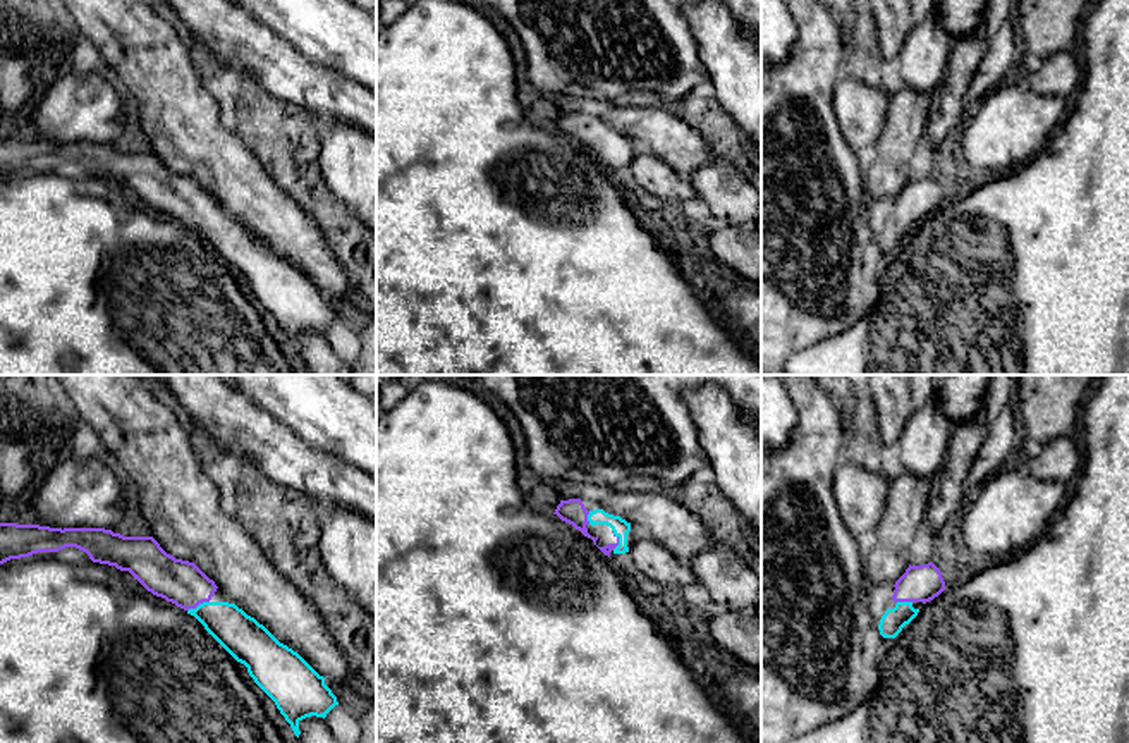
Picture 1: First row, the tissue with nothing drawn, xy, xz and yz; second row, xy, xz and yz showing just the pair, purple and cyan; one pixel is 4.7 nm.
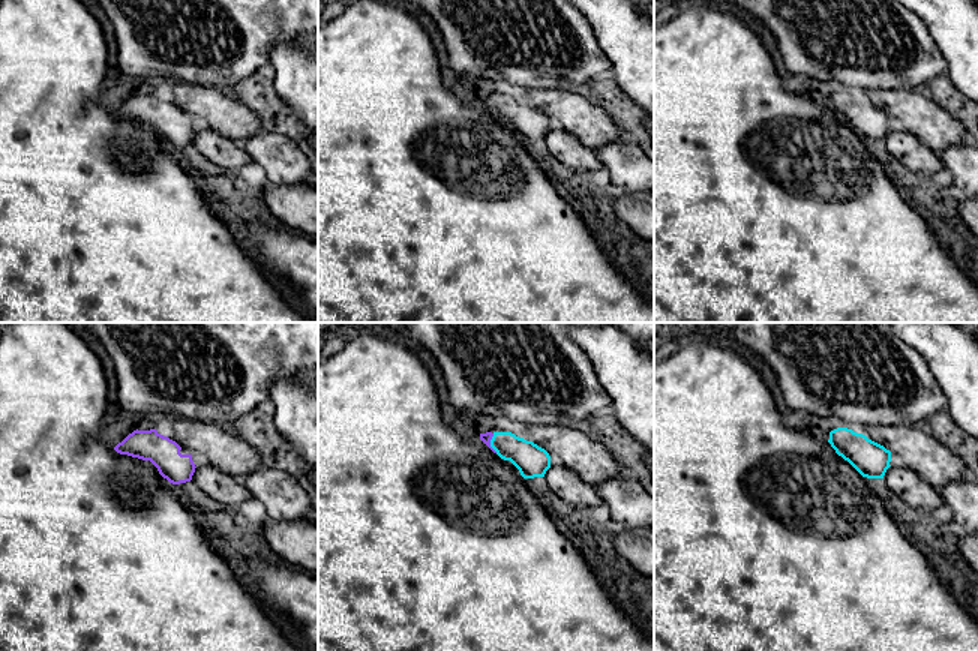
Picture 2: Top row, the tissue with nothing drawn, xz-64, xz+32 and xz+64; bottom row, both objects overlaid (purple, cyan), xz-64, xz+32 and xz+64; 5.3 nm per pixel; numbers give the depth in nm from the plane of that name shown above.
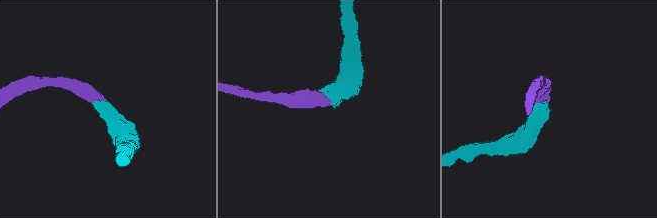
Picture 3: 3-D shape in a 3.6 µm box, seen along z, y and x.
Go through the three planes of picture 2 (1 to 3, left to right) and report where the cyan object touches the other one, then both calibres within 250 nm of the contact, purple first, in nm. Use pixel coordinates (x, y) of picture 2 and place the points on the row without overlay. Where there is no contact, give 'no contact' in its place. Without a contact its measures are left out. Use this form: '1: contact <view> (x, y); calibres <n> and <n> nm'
1: no contact
2: contact xz+32 (489, 107); calibres 50 and 170 nm
3: no contact

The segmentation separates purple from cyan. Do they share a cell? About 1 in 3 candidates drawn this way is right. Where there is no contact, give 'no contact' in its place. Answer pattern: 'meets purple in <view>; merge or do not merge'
meets purple in xy; merge

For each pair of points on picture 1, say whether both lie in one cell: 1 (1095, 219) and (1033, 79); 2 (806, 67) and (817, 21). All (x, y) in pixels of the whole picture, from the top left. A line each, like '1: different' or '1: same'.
1: different
2: same

